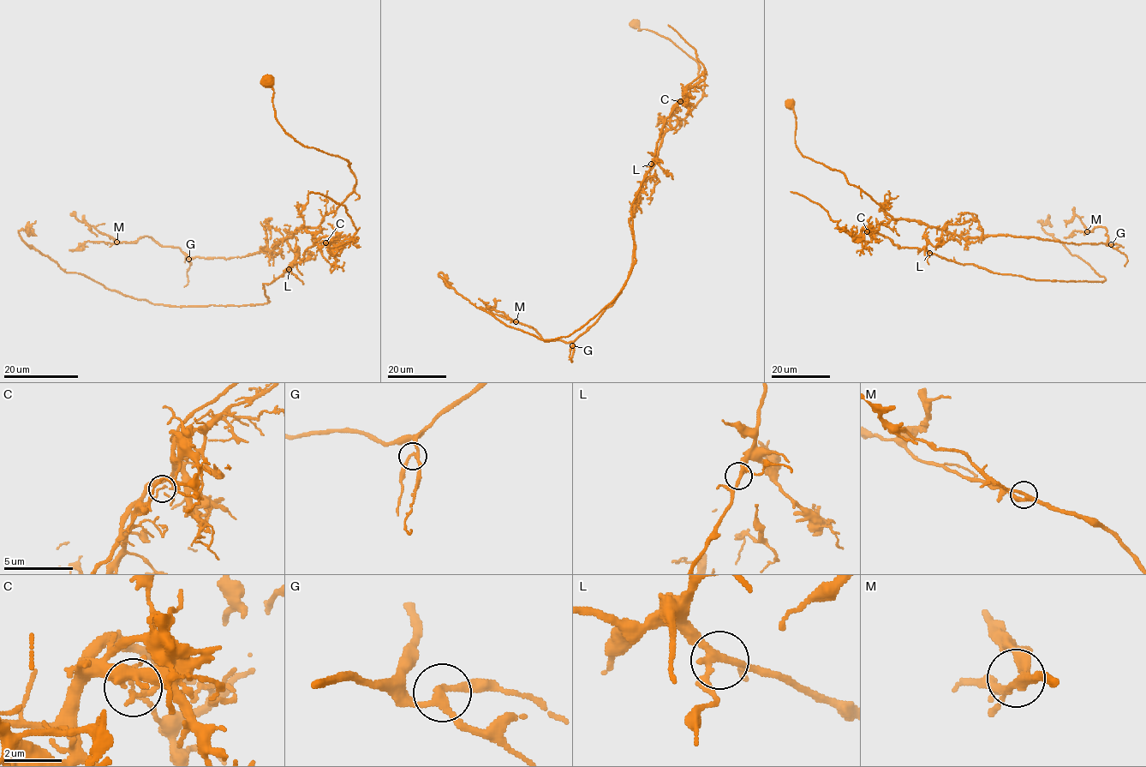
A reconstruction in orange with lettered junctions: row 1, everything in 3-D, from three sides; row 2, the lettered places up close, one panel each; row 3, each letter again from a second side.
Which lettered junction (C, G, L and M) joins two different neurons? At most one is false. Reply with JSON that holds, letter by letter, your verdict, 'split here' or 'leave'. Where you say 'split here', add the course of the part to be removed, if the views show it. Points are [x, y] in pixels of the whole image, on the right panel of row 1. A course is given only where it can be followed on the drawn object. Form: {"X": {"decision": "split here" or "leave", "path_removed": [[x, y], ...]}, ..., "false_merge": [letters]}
{"C": {"decision": "split here", "path_removed": [[867, 231], [993, 272], [1106, 279], [1041, 228], [1038, 222], [1048, 214]]}, "G": {"decision": "leave"}, "L": {"decision": "leave"}, "M": {"decision": "leave"}, "false_merge": ["C"]}

